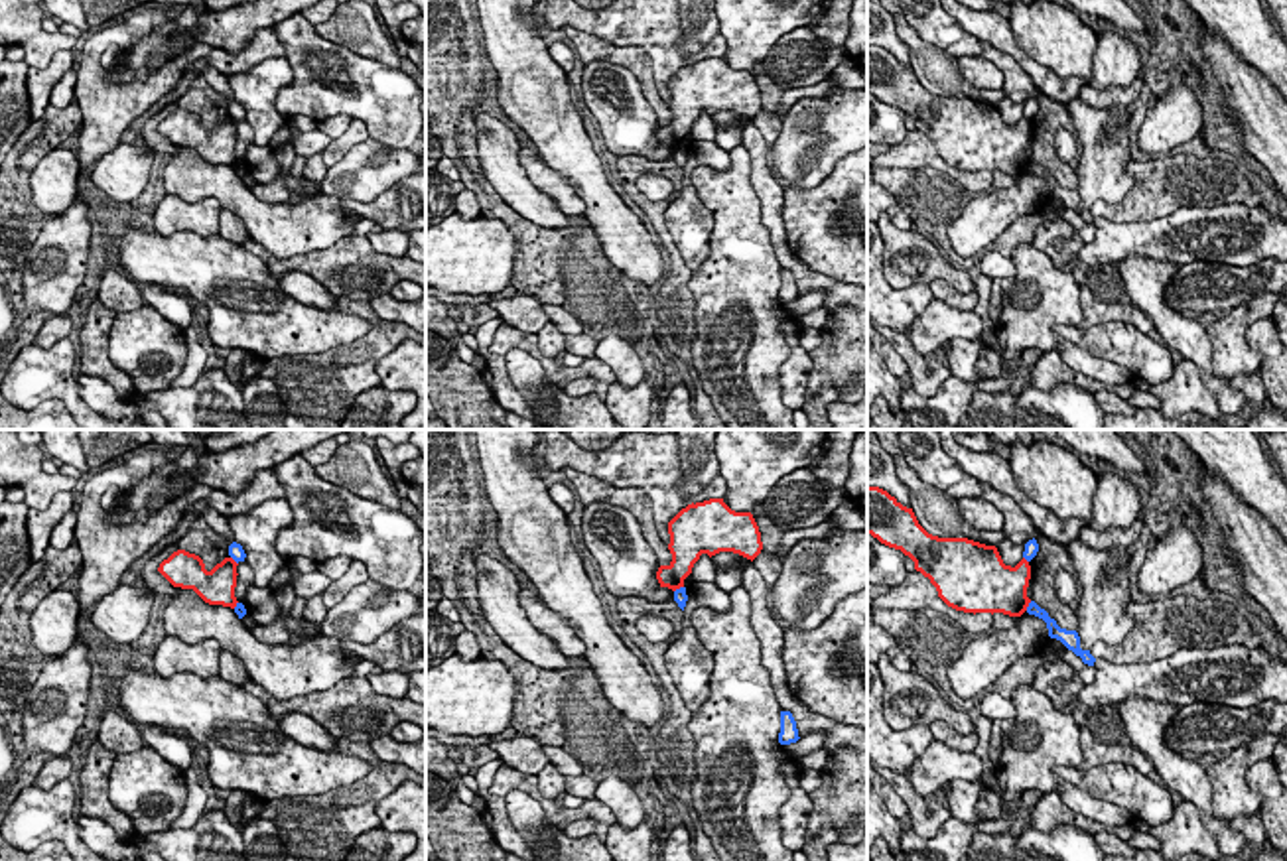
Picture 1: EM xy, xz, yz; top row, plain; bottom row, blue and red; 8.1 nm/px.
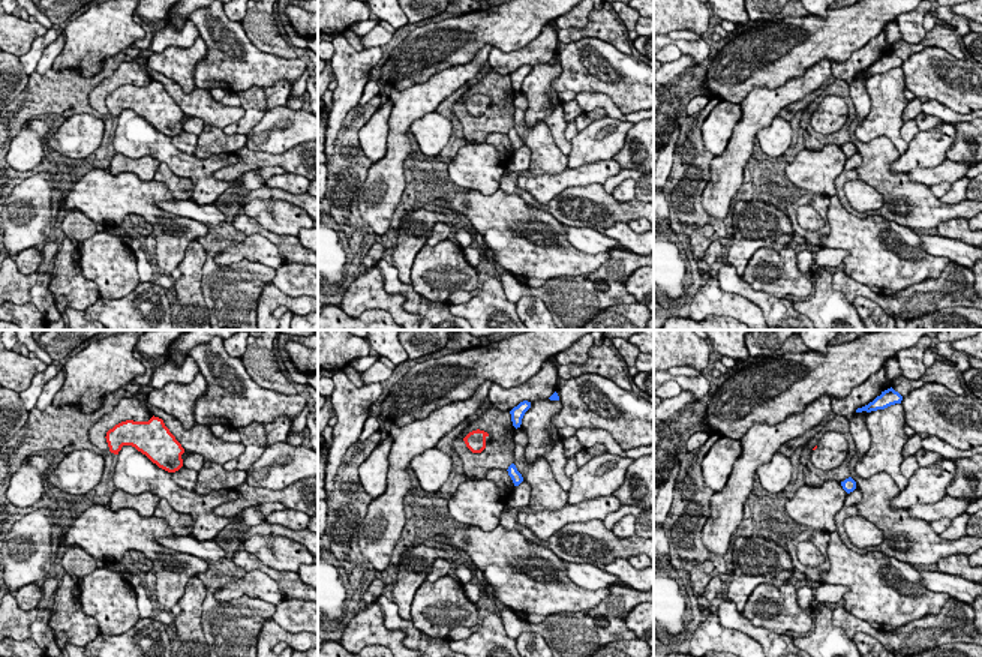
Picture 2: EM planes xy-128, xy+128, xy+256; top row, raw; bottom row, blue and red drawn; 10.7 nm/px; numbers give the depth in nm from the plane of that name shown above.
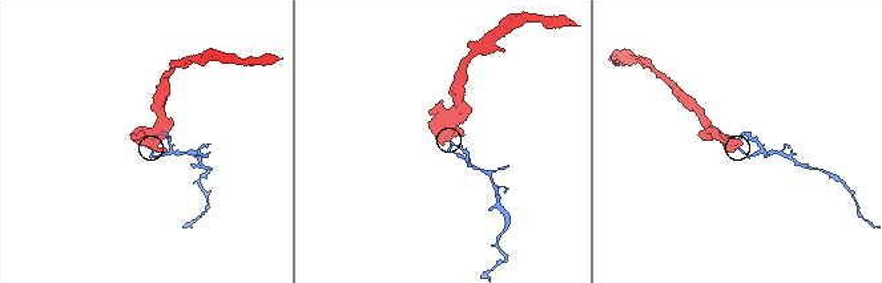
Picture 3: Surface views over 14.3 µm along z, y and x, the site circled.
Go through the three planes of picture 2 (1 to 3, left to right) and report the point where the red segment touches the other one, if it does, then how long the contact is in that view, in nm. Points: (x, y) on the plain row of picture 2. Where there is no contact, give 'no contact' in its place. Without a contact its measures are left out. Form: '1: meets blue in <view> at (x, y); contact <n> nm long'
1: no contact
2: no contact
3: no contact

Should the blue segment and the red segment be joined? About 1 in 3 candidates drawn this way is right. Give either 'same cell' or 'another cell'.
another cell

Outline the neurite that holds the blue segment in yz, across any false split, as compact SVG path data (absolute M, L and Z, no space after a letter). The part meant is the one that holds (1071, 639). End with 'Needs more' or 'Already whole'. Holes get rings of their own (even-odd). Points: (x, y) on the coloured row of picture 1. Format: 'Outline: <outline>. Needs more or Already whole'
Outline: M1035 601L1027 607L1029 615L1035 615L1047 623L1049 636L1060 640L1068 650L1072 650L1076 656L1082 658L1084 664L1094 666L1096 658L1090 654L1090 650L1080 648L1080 636L1076 630L1066 630L1056 625L1054 619L1049 617L1045 609L1041 609Z. Already whole

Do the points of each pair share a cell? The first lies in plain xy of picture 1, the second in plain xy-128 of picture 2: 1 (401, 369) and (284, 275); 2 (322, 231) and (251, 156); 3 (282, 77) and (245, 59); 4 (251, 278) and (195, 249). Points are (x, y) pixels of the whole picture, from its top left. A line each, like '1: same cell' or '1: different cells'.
1: same cell
2: different cells
3: different cells
4: different cells

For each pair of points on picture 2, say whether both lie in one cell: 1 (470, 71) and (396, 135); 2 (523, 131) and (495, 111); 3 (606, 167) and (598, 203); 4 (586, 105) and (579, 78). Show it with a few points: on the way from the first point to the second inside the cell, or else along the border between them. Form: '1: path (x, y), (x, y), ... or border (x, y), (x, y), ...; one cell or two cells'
1: path (450, 80), (432, 92), (408, 116); one cell
2: border (516, 93), (513, 126); two cells
3: border (601, 183), (567, 188); two cells
4: border (576, 93), (601, 92), (615, 105); two cells

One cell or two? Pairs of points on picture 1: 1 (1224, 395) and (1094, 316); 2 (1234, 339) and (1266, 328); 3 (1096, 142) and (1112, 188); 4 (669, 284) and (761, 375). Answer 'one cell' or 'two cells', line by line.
1: two cells
2: two cells
3: one cell
4: two cells

